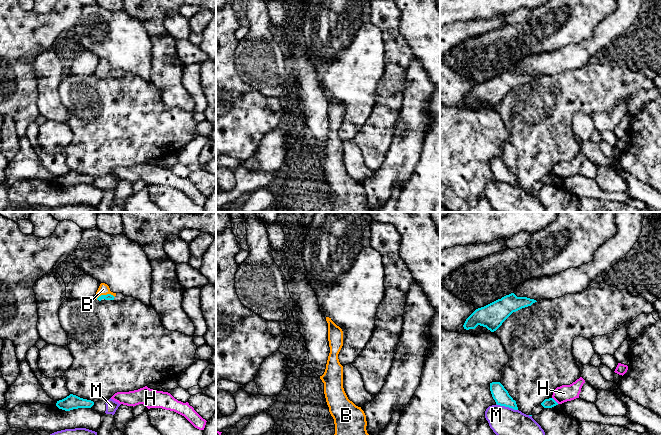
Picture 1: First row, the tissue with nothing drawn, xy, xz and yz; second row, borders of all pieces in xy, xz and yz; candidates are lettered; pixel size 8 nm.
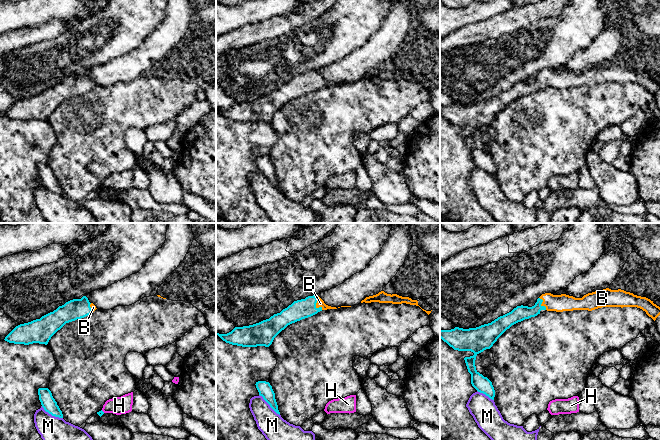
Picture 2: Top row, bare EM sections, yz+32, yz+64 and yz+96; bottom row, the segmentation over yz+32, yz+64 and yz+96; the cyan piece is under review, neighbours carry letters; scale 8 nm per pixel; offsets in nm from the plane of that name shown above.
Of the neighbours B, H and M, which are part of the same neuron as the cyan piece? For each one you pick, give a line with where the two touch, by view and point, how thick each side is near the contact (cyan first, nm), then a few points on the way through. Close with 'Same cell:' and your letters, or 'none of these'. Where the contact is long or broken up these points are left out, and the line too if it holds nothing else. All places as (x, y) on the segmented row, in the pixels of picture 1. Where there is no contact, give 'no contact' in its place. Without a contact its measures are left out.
B: contact xy (105, 295); calibres 50 and 90 nm; way xy (107, 297), (105, 295), (103, 289)
Same cell: B

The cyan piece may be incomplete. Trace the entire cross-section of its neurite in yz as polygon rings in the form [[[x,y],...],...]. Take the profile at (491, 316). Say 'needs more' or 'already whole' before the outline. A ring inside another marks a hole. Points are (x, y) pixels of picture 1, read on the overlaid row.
already whole; [[[514,293],[506,295],[484,307],[476,309],[465,321],[466,330],[475,329],[478,325],[491,332],[496,331],[513,313],[537,302],[527,297],[517,297]]]

